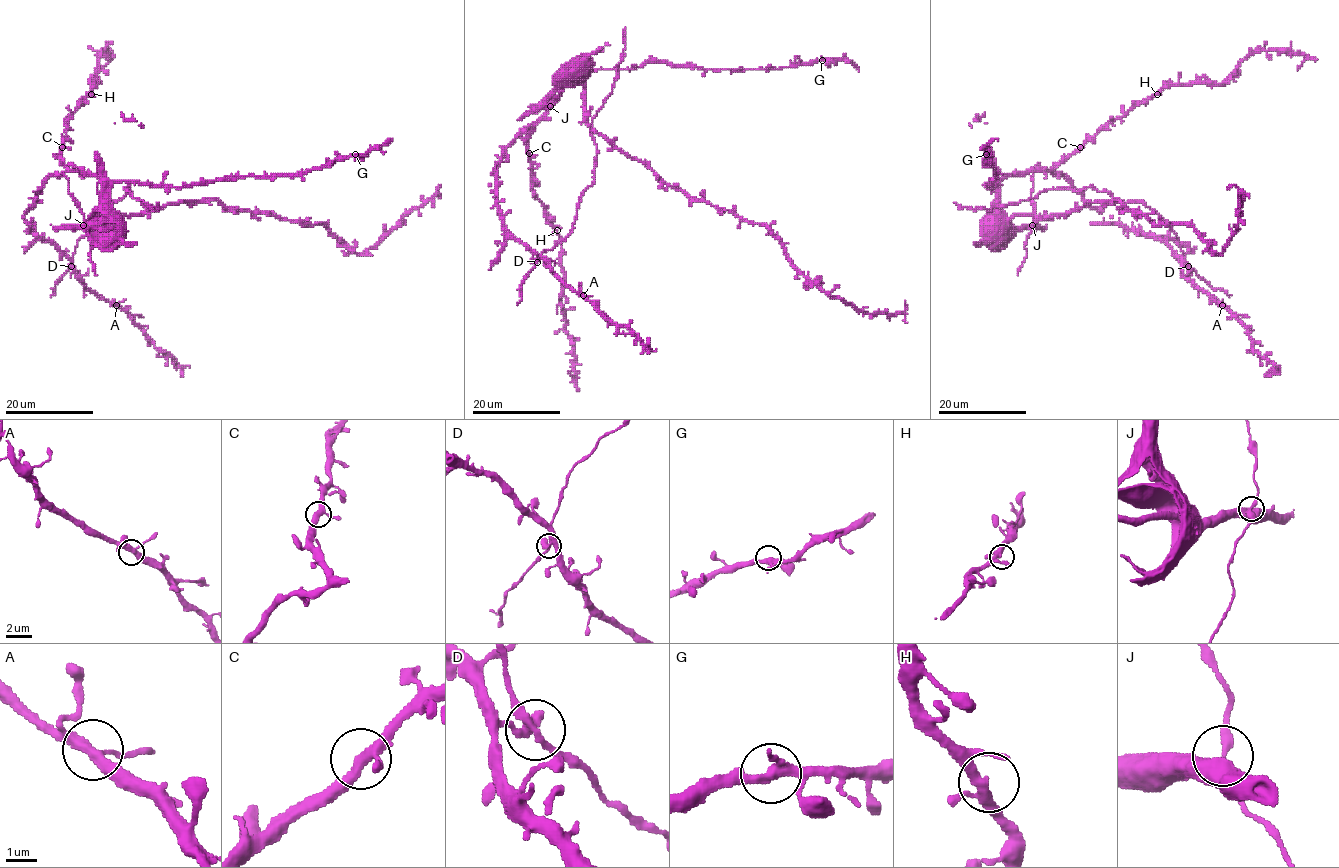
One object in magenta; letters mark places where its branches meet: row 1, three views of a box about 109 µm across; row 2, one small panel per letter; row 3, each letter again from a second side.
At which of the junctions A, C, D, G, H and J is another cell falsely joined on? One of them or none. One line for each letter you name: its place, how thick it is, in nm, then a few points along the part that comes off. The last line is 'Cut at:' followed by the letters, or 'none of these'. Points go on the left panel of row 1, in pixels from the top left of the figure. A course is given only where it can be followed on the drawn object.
Cut at: none of these

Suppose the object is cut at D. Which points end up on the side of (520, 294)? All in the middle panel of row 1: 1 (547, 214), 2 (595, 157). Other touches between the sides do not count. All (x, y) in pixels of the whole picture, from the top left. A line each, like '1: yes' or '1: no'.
1: no
2: yes

